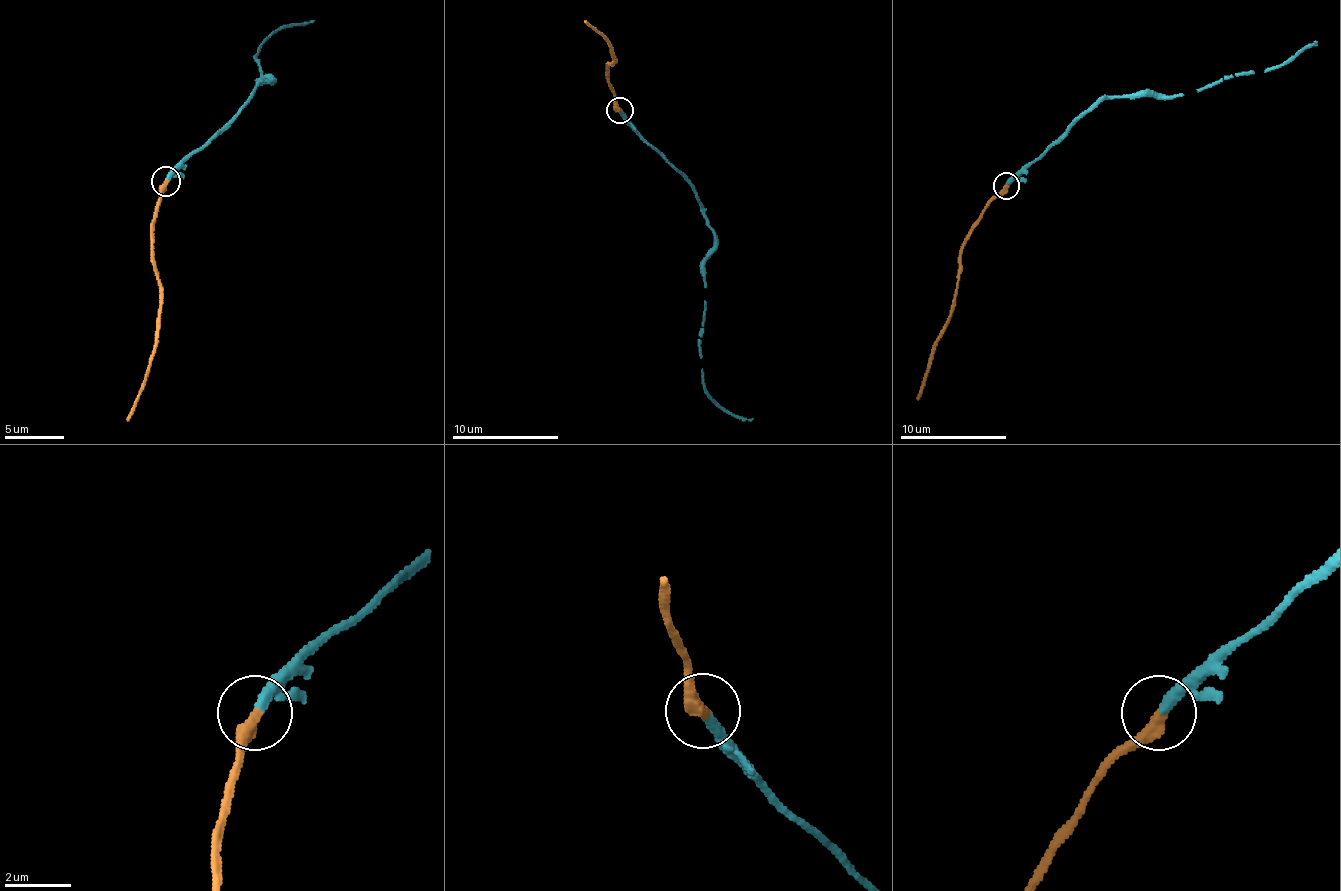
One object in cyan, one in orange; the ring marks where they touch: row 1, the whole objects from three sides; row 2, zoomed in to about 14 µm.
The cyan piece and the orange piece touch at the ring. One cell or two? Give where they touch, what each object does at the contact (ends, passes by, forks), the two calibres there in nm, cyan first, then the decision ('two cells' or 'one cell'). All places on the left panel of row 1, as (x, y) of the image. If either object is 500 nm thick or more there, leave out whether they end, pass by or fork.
at (165, 181); cyan ends there; orange ends there; 320 nm thick on the cyan side, 400 nm on the other; one cell

